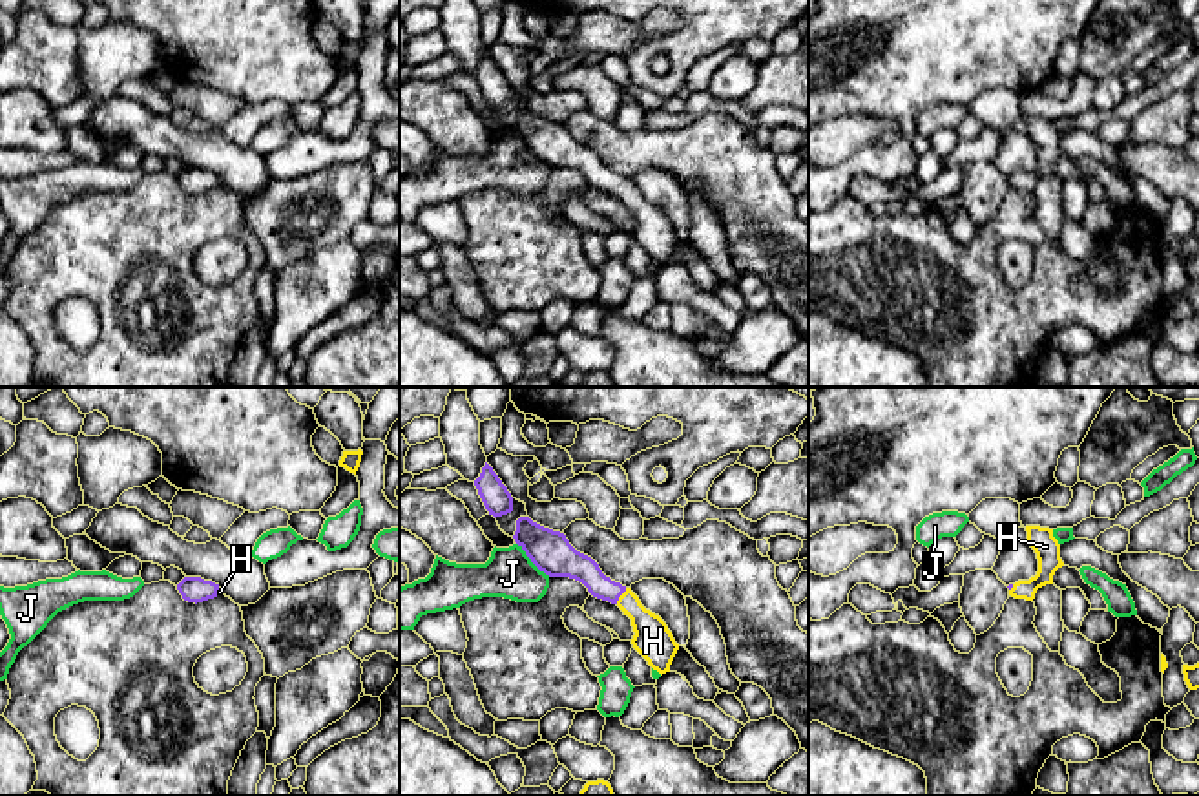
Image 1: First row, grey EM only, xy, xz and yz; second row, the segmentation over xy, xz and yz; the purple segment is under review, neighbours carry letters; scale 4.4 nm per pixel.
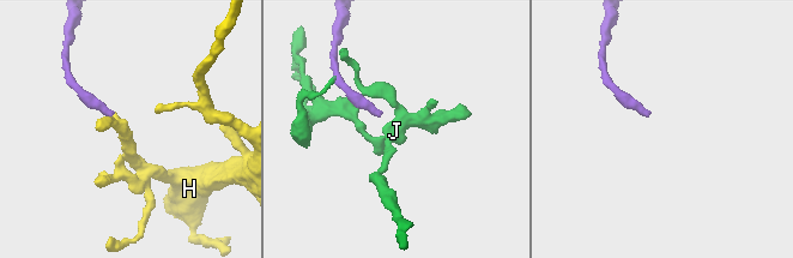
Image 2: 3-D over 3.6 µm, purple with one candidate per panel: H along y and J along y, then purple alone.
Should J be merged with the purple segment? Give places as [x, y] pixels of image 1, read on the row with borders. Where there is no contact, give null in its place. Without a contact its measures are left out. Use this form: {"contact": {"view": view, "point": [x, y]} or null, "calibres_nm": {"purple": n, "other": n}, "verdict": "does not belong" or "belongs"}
{"contact": {"view": "xz", "point": [531, 561]}, "calibres_nm": {"purple": 180, "other": 220}, "verdict": "does not belong"}

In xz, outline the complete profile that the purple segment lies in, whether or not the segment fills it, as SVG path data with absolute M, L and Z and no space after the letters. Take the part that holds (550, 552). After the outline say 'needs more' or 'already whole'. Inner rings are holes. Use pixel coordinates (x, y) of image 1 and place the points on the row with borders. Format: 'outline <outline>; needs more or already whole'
outline M529 517L516 520L515 542L526 551L531 562L549 577L569 577L582 582L588 592L602 601L617 604L631 619L633 648L661 676L670 672L670 665L679 650L666 623L646 610L631 588L611 581L599 564L577 551L564 533L533 522Z; needs more

